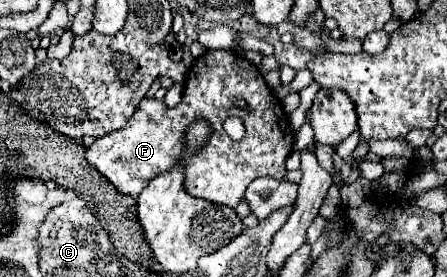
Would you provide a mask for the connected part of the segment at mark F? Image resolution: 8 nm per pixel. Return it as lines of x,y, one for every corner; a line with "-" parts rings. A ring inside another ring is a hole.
210,49
200,59
194,61
192,69
186,75
184,97
178,107
168,109
158,99
144,97
138,111
126,123
126,127
96,139
86,149
86,159
94,165
120,193
138,197
140,191
154,179
158,173
164,173
174,165
174,157
178,157
184,149
182,137
188,125
194,119
204,119
212,125
214,133
208,143
196,155
186,157
184,173
186,173
186,191
194,197
202,197
206,201
234,207
242,201
246,187
262,175
270,175
274,179
284,179
286,167
284,161
292,153
294,131
288,125
288,117
280,107
280,99
276,99
274,91
266,85
262,73
244,58
226,49
-
234,97
244,97
248,107
236,109
232,105
-
230,117
240,117
246,127
246,135
240,141
232,141
228,133
222,129
222,123

